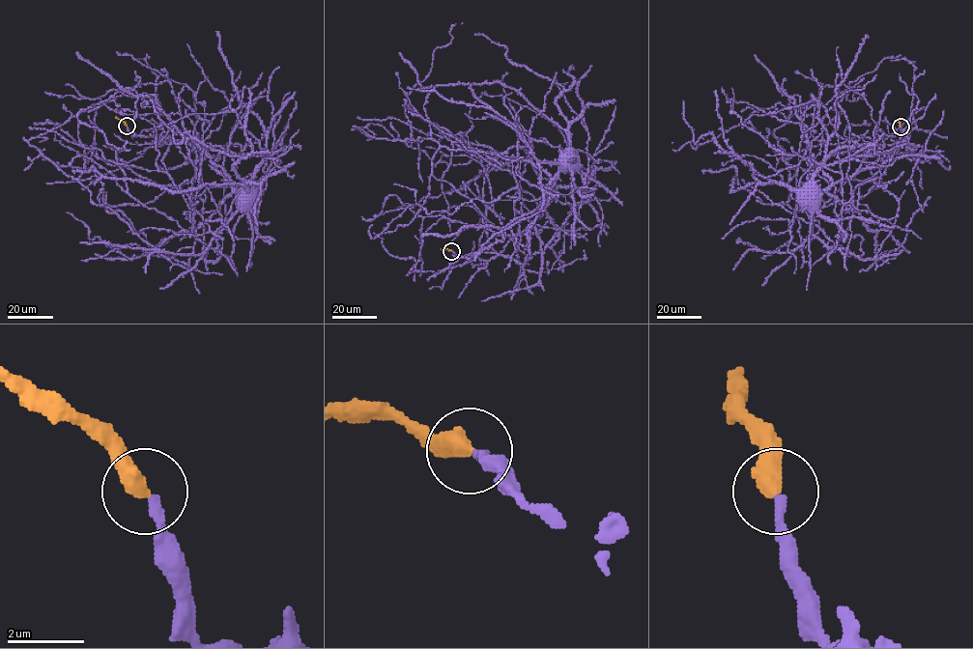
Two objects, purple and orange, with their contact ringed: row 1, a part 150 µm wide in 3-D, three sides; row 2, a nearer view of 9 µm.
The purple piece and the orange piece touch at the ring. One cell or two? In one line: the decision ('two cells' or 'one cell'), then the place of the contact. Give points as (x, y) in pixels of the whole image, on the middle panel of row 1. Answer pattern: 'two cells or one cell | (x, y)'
one cell | (451, 251)

